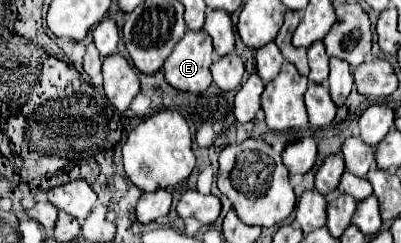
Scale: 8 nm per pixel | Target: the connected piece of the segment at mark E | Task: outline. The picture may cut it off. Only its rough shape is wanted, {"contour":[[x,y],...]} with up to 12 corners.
{"contour":[[187,31],[163,63],[169,85],[201,93],[211,85],[213,45]]}

